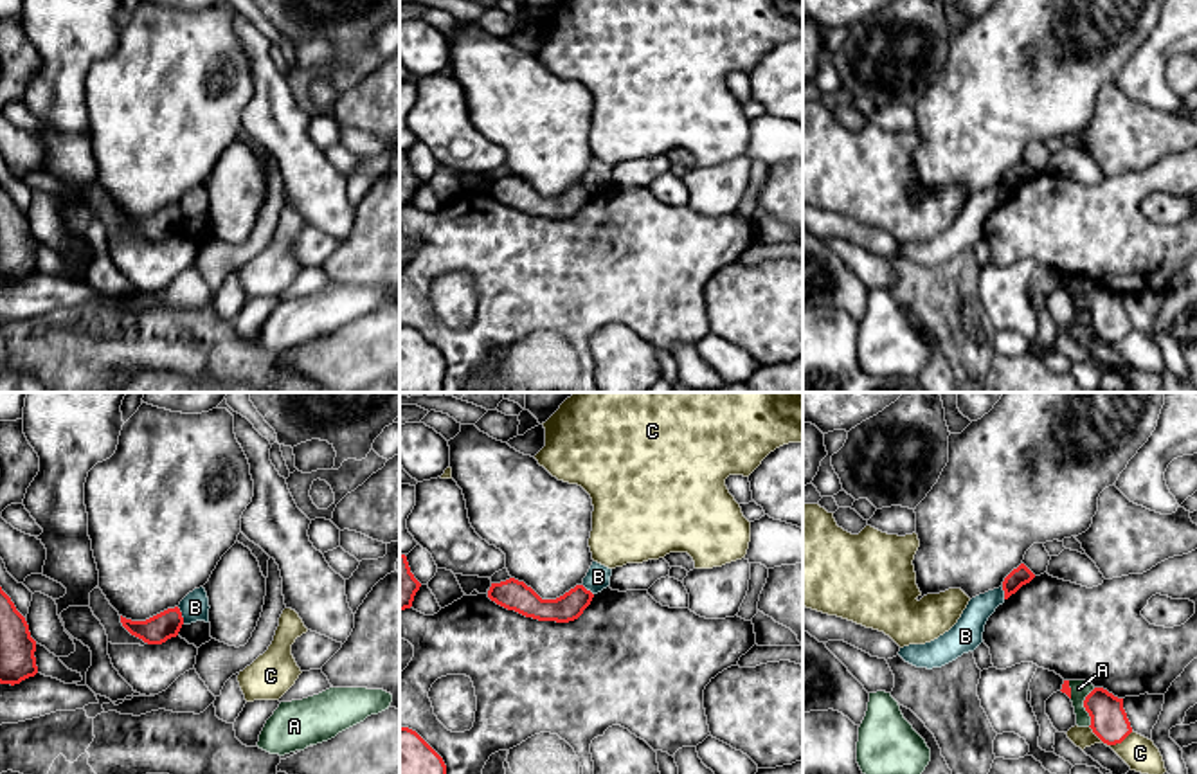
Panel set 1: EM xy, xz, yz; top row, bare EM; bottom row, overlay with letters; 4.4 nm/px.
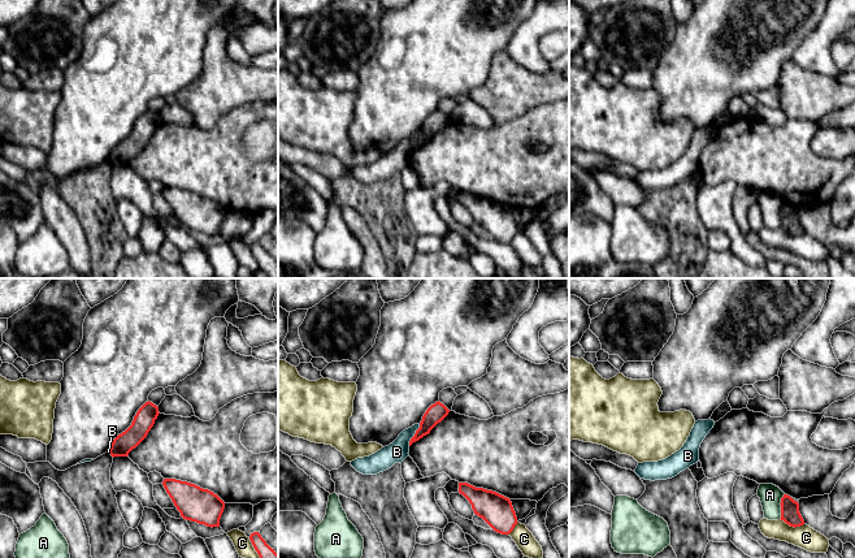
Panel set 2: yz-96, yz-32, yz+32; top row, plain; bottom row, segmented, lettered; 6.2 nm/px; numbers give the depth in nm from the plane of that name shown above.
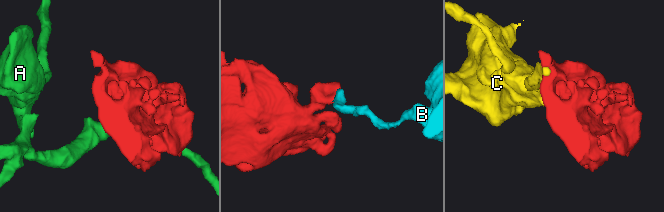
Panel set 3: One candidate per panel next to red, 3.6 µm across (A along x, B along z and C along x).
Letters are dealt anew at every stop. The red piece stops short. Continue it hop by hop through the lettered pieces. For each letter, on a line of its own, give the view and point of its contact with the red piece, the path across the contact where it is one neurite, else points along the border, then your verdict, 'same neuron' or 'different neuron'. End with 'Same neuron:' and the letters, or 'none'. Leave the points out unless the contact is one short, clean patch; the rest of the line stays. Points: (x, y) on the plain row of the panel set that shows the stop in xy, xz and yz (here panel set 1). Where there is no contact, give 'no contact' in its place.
A: contact yz (1084, 303); border yz (1095, 285), (1084, 297), (1084, 306), (1089, 314), (1088, 323); different neuron
B: contact xy (180, 213); border xy (177, 204), (184, 220); different neuron
C: contact yz (1111, 341); different neuron
Same neuron: none

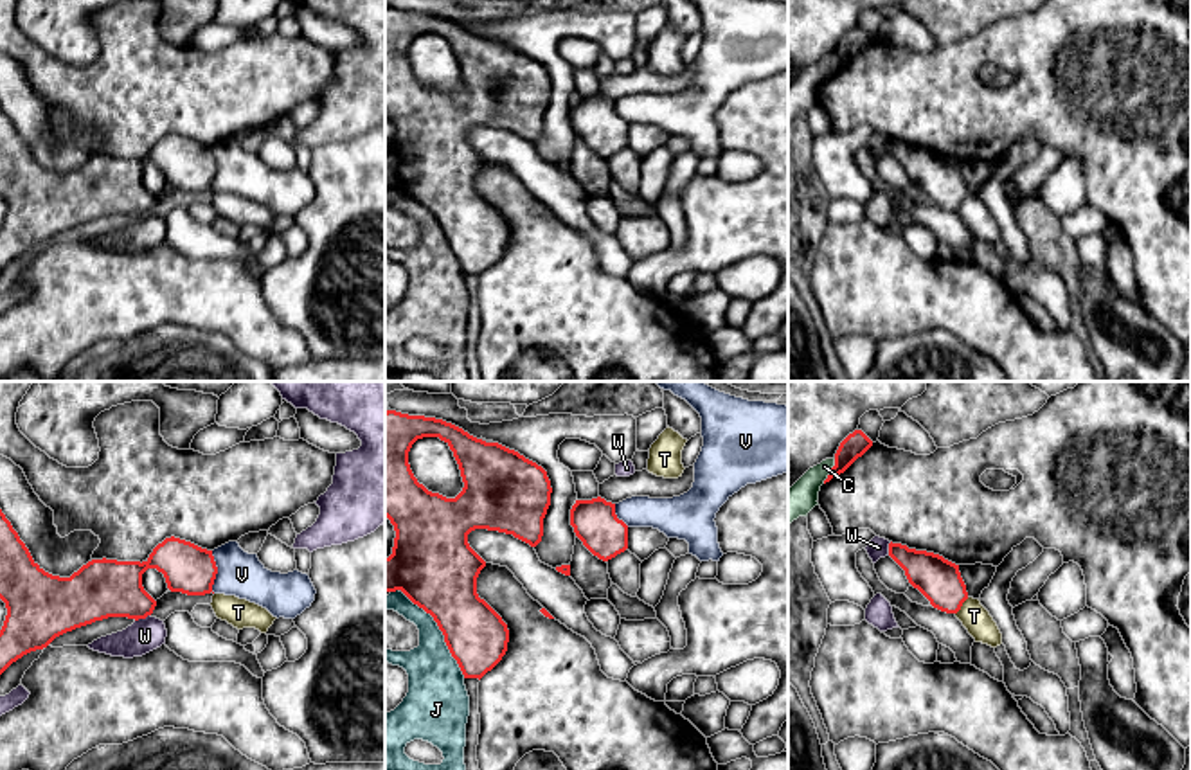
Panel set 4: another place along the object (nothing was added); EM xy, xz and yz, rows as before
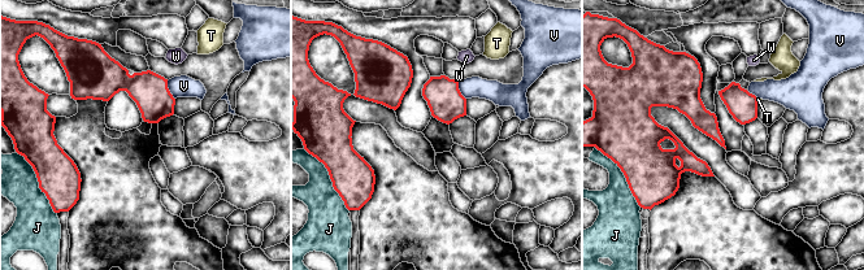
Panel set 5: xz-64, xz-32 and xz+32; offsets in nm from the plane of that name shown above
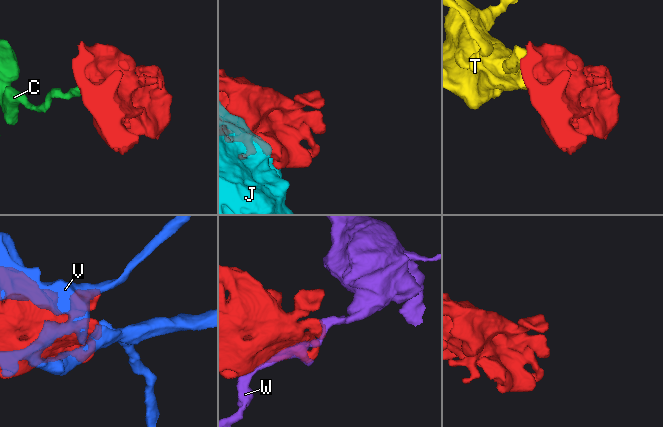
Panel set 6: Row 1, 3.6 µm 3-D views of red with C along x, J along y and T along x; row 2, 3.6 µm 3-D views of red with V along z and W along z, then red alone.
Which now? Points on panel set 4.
C: contact yz (832, 67); border yz (835, 54), (823, 80); different neuron
J: contact xz (441, 227); different neuron
T: contact yz (961, 202); different neuron
V: contact xy (216, 170); border xy (211, 148), (216, 159), (214, 189); different neuron
W: contact xy (143, 214); different neuron
Same neuron: none

